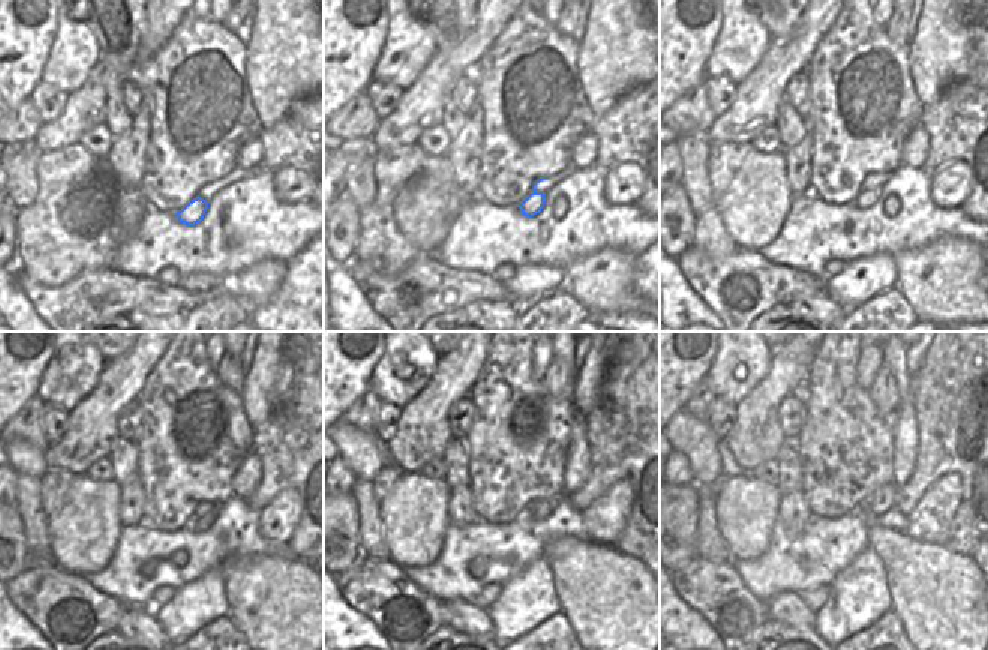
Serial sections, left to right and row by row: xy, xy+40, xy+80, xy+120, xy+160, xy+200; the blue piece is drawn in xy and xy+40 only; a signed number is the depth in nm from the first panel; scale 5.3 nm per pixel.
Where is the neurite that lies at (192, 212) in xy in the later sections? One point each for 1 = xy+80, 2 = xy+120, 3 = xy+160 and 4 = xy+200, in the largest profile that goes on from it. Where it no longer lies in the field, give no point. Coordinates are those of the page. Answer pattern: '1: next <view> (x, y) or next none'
1: next xy+80 (871, 186)
2: next xy+120 (207, 512)
3: next xy+160 (540, 509)
4: next xy+200 (883, 499)

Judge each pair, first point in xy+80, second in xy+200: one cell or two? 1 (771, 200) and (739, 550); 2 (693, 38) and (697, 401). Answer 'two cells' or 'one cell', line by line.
1: one cell
2: two cells

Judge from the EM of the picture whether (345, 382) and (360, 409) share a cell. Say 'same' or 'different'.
different

